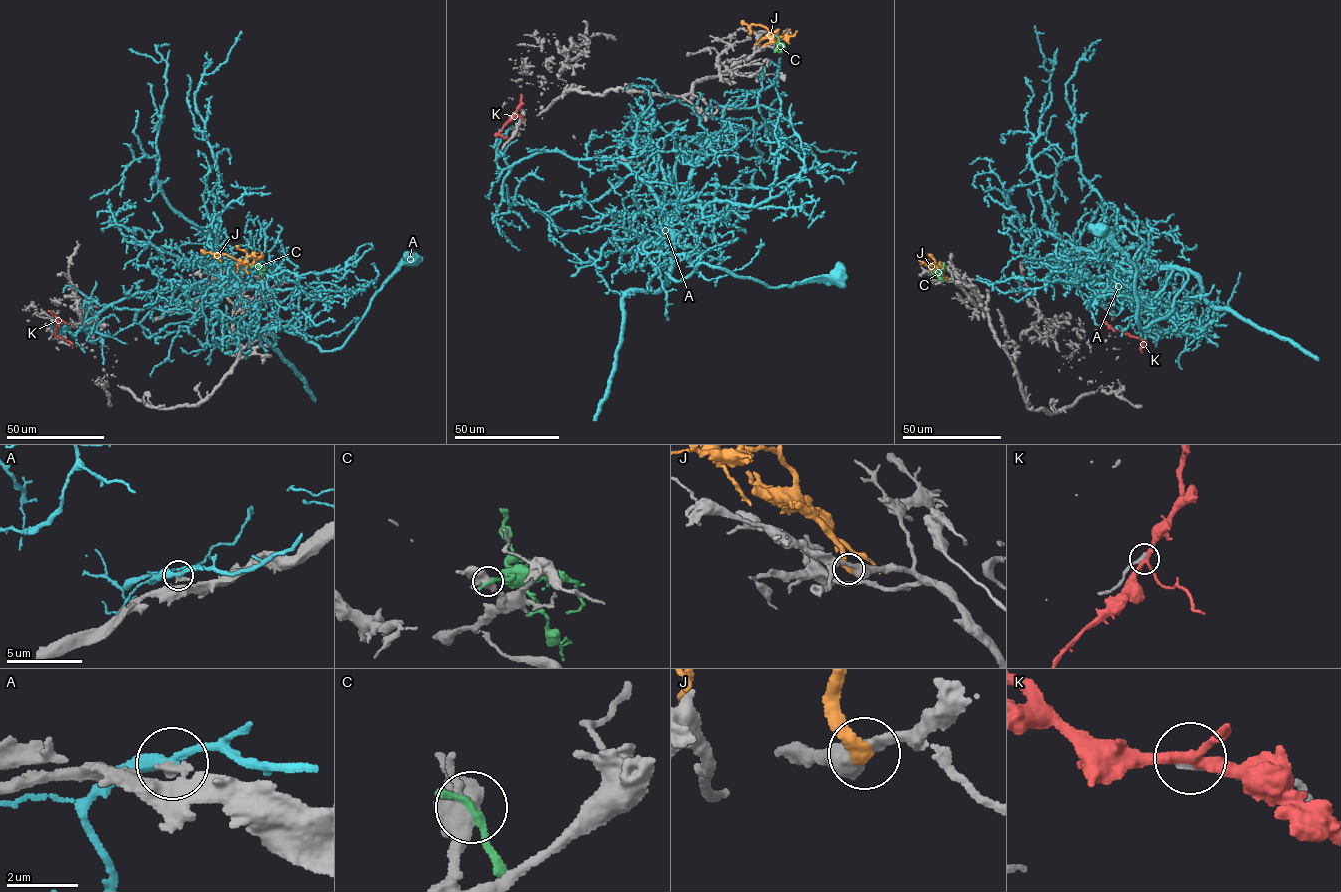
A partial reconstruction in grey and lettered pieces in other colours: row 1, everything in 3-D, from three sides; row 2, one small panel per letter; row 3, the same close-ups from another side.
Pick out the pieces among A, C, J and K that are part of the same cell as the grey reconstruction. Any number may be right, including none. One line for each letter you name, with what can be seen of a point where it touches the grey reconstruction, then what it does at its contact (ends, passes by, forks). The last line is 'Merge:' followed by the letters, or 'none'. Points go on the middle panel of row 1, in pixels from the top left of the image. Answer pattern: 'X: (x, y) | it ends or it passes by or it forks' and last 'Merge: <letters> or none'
Merge: none

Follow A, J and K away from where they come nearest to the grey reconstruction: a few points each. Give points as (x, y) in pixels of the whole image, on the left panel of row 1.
A: (171, 310), (190, 288), (236, 284), (209, 236), (218, 173), (195, 103), (241, 31)
J: (247, 273), (246, 264), (230, 256), (201, 251)
K: (56, 321), (55, 334), (70, 341), (73, 348)

